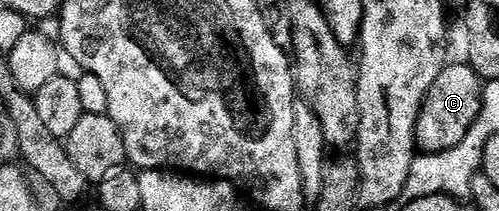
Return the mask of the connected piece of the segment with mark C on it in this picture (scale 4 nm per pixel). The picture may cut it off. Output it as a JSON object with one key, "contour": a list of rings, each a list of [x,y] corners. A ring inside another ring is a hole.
{"contour":[[[467,63],[452,64],[445,64],[438,79],[434,79],[434,85],[425,97],[417,121],[416,148],[425,154],[450,151],[458,147],[458,143],[466,139],[467,132],[478,119],[483,95],[482,78]]]}

